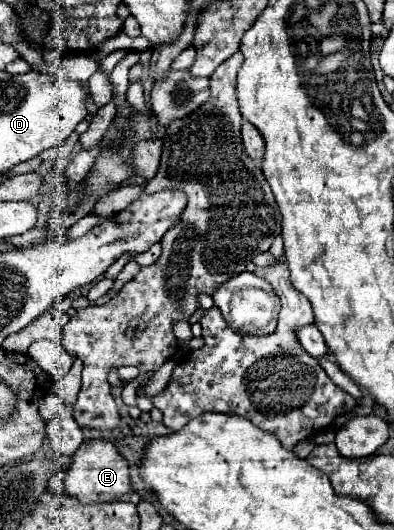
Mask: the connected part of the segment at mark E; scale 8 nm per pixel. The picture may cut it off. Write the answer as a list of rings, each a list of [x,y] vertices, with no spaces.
[[[88,440],[82,442],[80,448],[72,456],[72,464],[64,478],[64,490],[78,498],[82,504],[92,502],[110,502],[122,500],[130,490],[130,472],[128,460],[118,452],[118,448],[108,440]]]

